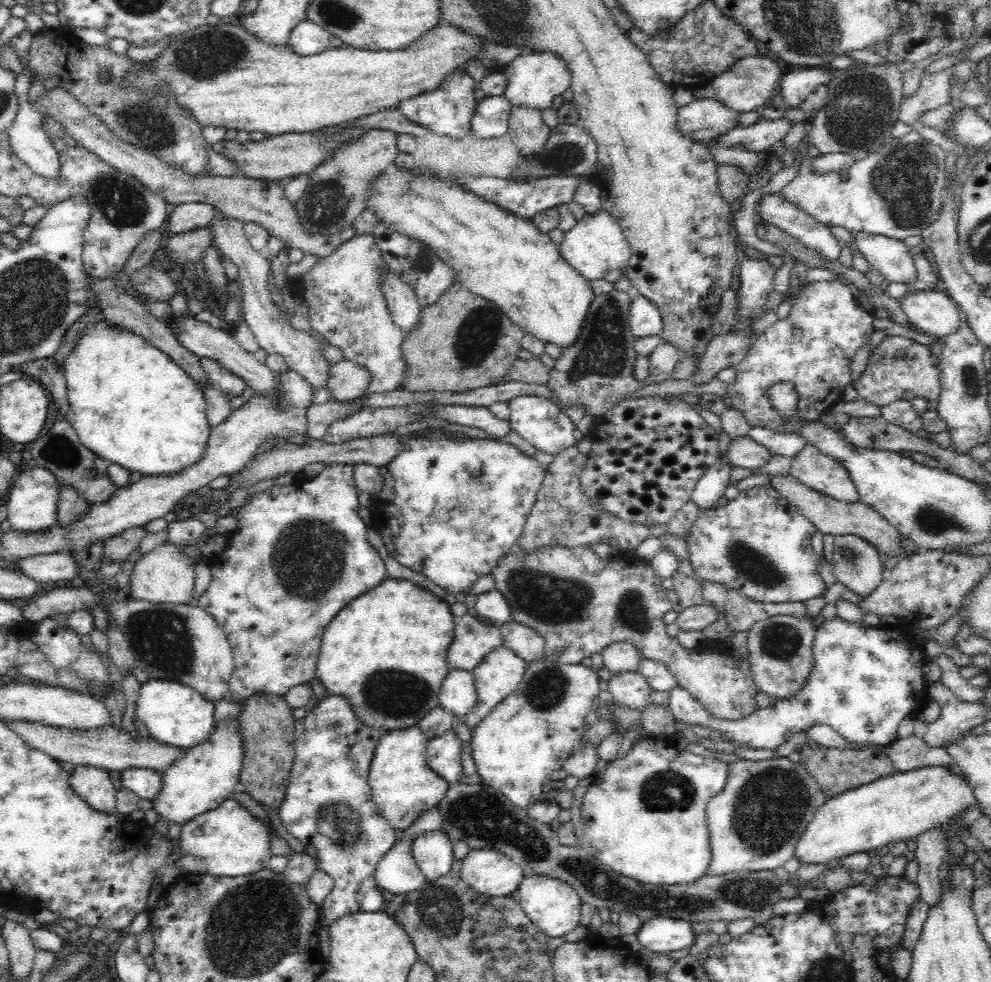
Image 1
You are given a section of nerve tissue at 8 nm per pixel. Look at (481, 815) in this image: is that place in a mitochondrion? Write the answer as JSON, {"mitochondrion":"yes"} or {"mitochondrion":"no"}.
{"mitochondrion":"yes"}

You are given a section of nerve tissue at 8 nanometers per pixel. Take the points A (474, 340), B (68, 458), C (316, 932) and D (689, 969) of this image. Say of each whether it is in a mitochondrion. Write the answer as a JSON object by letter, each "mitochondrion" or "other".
{"A":"mitochondrion","B":"mitochondrion","C":"other","D":"other"}

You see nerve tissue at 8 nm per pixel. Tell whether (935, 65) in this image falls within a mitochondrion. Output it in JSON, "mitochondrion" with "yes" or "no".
{"mitochondrion":"no"}

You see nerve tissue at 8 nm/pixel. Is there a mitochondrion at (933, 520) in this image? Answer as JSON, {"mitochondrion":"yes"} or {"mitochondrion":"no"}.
{"mitochondrion":"yes"}

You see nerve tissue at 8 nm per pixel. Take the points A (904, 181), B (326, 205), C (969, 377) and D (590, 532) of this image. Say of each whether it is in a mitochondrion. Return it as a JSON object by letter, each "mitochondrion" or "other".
{"A":"mitochondrion","B":"mitochondrion","C":"mitochondrion","D":"other"}

